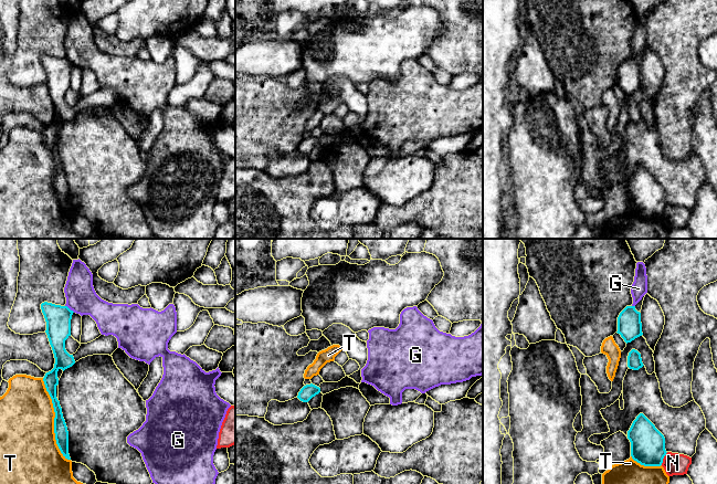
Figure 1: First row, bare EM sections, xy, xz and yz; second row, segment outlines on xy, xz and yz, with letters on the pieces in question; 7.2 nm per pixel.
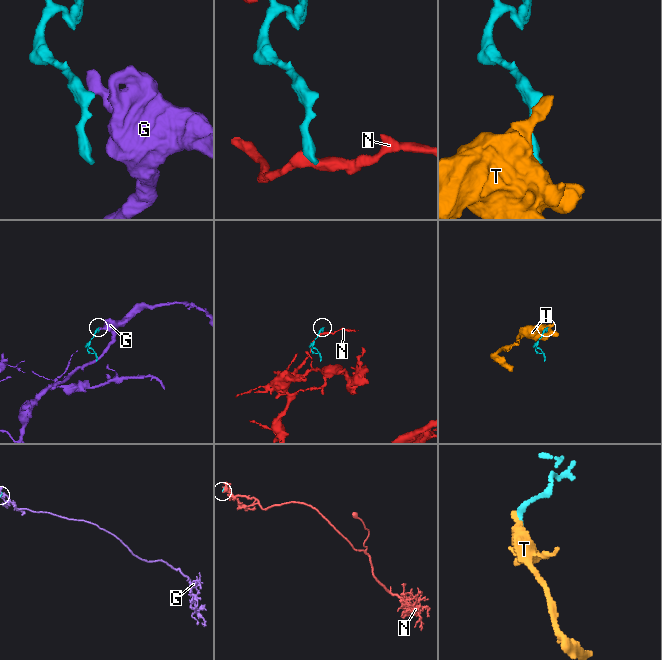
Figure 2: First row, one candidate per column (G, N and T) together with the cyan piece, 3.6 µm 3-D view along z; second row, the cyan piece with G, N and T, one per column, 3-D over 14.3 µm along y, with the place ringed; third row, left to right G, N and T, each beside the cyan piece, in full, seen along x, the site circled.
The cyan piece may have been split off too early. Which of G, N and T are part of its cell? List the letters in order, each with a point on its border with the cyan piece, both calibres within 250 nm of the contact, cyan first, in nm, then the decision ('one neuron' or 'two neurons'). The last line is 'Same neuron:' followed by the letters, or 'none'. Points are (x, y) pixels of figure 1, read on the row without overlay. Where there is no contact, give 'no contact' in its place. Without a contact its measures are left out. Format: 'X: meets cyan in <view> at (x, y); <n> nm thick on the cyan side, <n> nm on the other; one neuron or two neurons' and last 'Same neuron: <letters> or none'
G: meets cyan in xy at (69, 61); 180 nm thick on the cyan side, 220 nm on the other; two neurons
N: meets cyan in yz at (663, 210); 260 nm thick on the cyan side, 160 nm on the other; two neurons
T: meets cyan in xy at (54, 172); 100 nm thick on the cyan side, 400 nm on the other; two neurons
Same neuron: none

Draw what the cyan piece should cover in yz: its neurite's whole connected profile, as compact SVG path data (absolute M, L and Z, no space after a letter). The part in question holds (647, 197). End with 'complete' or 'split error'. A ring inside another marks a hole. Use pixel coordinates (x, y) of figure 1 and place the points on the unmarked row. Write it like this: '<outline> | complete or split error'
M640 166L628 183L631 209L644 219L661 219L666 208L665 190L655 178Z | complete

